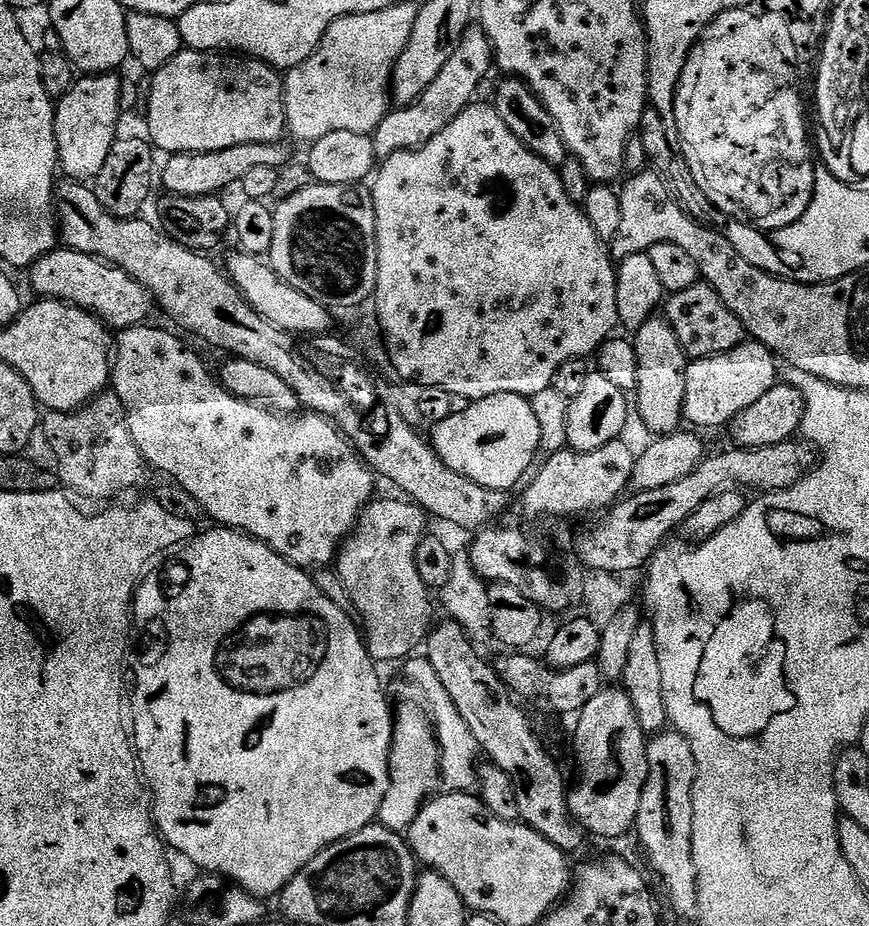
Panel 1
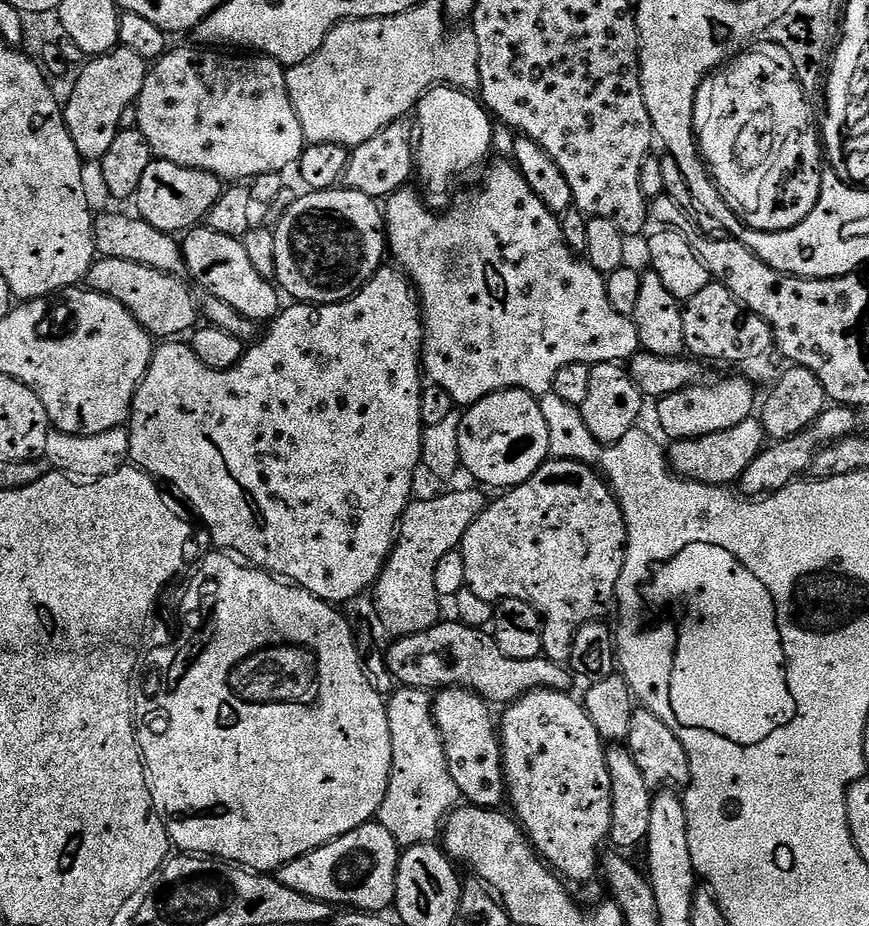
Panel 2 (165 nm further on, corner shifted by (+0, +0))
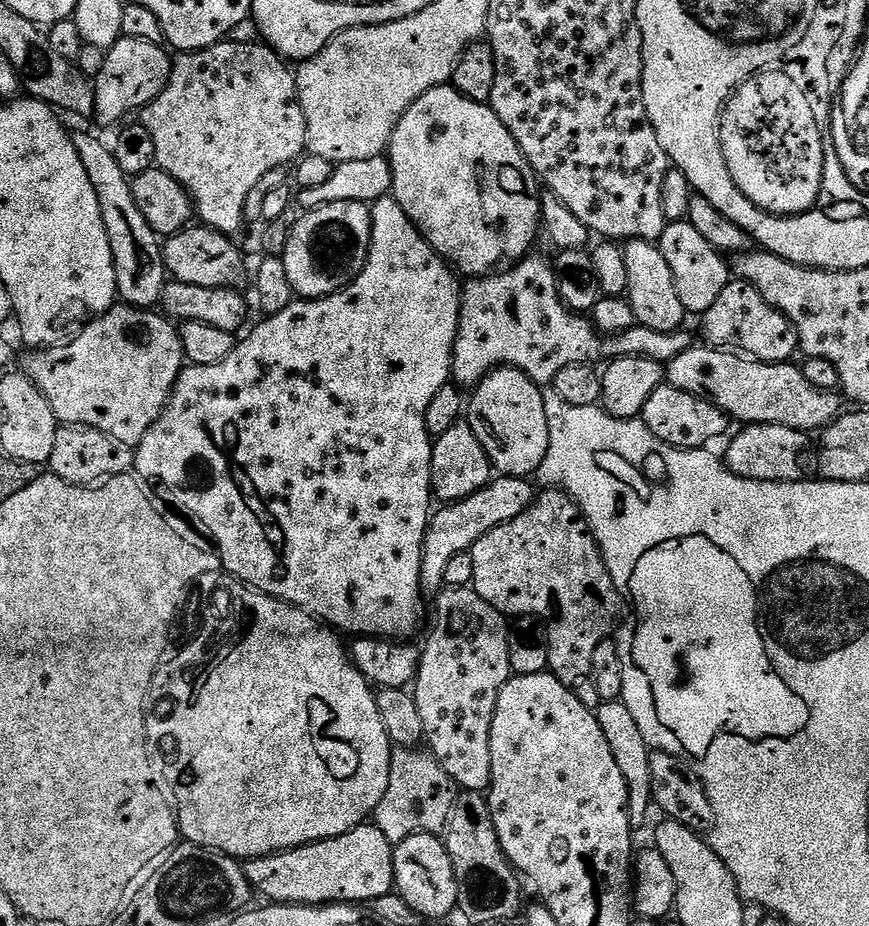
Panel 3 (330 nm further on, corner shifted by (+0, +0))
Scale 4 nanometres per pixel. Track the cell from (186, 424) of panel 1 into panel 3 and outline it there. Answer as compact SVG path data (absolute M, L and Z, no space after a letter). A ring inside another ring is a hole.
M391 194L384 196L381 200L376 200L370 207L372 210L372 237L370 238L368 261L355 280L350 281L348 287L343 288L341 292L336 292L332 296L323 296L321 300L293 299L292 304L286 306L286 310L282 310L282 314L274 314L261 319L259 321L261 324L245 340L241 339L235 350L222 362L214 362L214 366L188 364L181 370L180 377L176 379L176 385L172 387L172 396L168 399L167 406L162 410L158 420L150 426L150 430L146 430L146 438L142 438L142 442L136 445L134 449L134 472L141 481L153 480L158 487L165 488L168 491L169 498L172 499L173 506L178 511L185 512L216 543L214 545L215 551L220 557L223 571L228 571L225 573L229 577L239 580L240 583L248 585L249 588L255 588L257 592L265 592L267 596L273 596L294 605L296 608L301 608L308 615L315 616L321 624L337 633L349 632L349 637L352 638L379 638L393 642L404 642L409 639L408 635L419 626L420 615L424 612L424 599L426 599L420 586L422 550L424 549L424 535L428 529L430 513L434 508L434 497L432 495L432 446L434 440L426 430L426 406L430 406L430 398L434 398L434 394L438 394L438 390L442 390L452 380L452 350L456 345L456 335L460 325L462 284L448 261L444 260L425 242L424 235L412 225L412 219L405 214L402 206L398 206L398 202Z

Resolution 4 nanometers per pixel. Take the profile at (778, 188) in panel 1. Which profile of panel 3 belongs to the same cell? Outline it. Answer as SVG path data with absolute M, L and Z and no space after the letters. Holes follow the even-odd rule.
M781 76L764 77L740 92L724 120L724 146L725 164L738 190L742 190L750 202L776 216L798 216L815 207L820 197L820 160L825 149L817 139L816 125L805 101L788 80L781 79Z

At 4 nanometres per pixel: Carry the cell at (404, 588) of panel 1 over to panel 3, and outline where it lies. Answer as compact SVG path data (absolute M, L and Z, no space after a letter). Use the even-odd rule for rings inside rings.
M497 475L491 484L470 494L470 498L456 504L445 504L431 513L424 535L422 574L420 586L425 593L436 594L445 587L446 566L459 552L467 552L490 530L510 523L518 514L527 510L534 499L534 491L523 476Z

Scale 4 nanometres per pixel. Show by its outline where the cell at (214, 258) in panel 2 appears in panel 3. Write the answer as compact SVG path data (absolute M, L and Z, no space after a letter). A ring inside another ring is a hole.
M189 226L167 237L162 244L167 275L194 286L239 289L244 280L244 256L228 240L225 233L207 226Z

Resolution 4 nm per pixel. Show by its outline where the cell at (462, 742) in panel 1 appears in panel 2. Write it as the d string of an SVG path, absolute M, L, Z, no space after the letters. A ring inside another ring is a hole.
M400 686L387 697L386 703L392 765L378 822L383 828L390 830L401 849L431 844L441 839L444 821L462 800L454 778L450 778L446 750L442 746L442 738L438 734L438 726L432 713L434 700L423 688Z

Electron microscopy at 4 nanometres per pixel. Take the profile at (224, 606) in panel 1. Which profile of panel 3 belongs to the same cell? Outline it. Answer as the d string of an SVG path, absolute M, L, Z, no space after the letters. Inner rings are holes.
M235 578L223 579L214 581L208 588L208 597L204 600L204 621L200 624L200 633L172 661L169 659L156 669L156 674L152 677L152 685L148 688L144 732L148 736L148 755L152 758L152 766L156 769L156 775L162 781L163 787L174 805L179 835L187 843L196 845L197 849L219 852L231 856L237 862L247 862L257 860L259 856L275 856L277 852L288 852L292 848L316 844L319 840L329 840L335 836L346 834L352 828L365 823L375 813L378 802L382 802L382 794L386 794L386 786L390 786L390 766L392 765L394 745L388 739L386 728L382 724L382 717L376 705L377 693L374 691L373 685L369 684L368 679L352 665L352 659L346 651L345 645L344 648L340 645L341 637L333 629L321 624L315 616L308 615L301 608L296 608L284 600L267 596L265 592L257 592L255 588L249 588L248 585L240 583Z

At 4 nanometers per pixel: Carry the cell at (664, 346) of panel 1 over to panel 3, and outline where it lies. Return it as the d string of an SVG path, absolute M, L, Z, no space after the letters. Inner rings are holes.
M630 240L623 245L626 258L626 299L634 310L634 318L641 328L658 330L659 332L679 332L686 319L682 301L678 298L678 290L674 290L674 274L670 274L670 265L662 258L662 250L651 240Z

